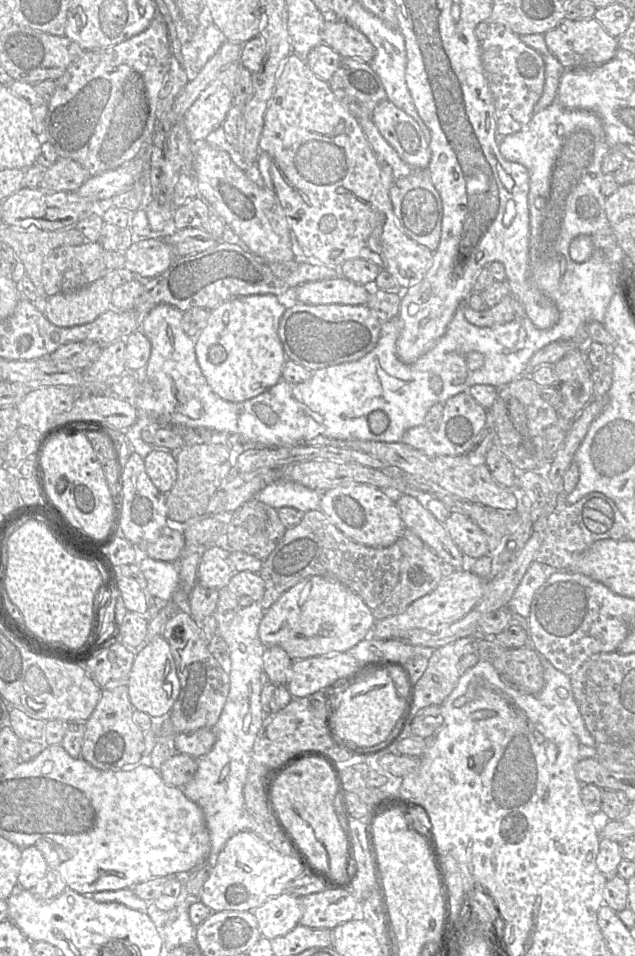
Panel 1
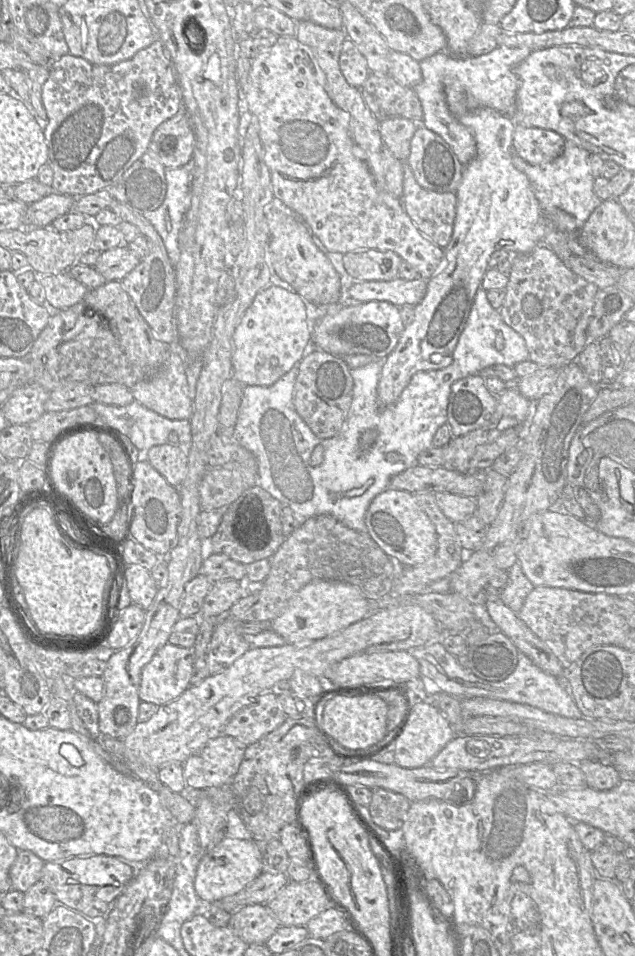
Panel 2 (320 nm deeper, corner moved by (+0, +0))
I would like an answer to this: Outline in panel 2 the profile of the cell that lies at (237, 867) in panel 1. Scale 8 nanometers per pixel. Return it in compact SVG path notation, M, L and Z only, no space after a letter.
M233 808L226 817L224 839L212 850L208 850L200 860L194 880L197 896L205 903L213 903L242 890L264 871L264 854L255 844L250 831Z

